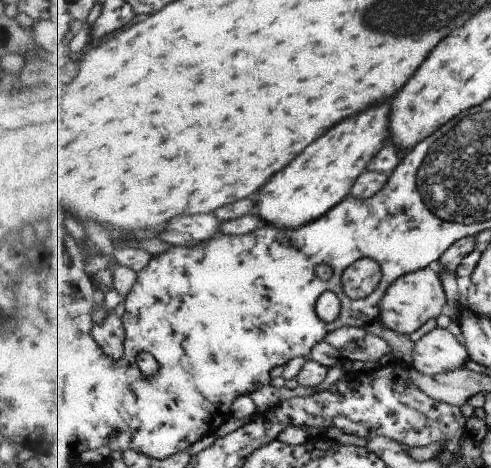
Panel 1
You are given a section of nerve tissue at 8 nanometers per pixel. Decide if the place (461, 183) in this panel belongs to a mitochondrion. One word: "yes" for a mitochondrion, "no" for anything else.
yes

